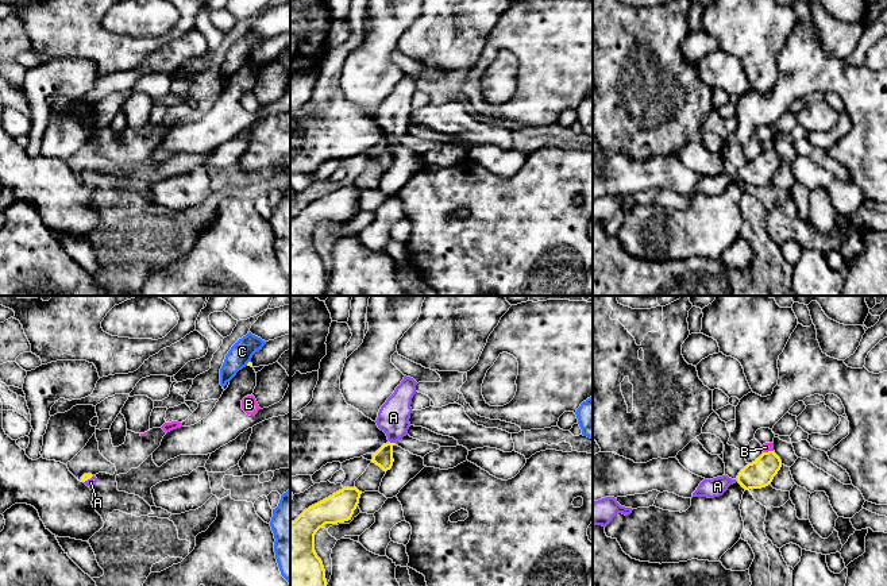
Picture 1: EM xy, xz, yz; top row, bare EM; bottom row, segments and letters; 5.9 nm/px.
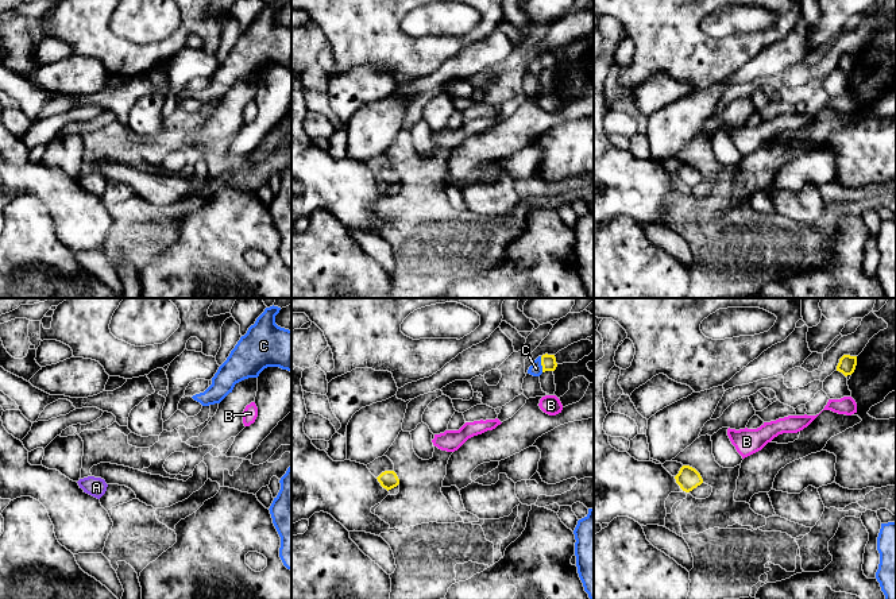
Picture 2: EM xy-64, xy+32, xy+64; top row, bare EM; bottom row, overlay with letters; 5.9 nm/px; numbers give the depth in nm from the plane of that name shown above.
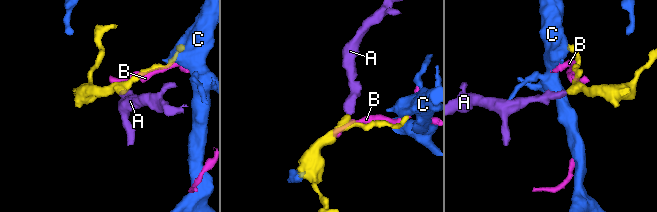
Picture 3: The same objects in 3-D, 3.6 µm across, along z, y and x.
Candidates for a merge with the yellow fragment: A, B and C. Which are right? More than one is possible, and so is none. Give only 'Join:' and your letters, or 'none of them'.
Join: A

